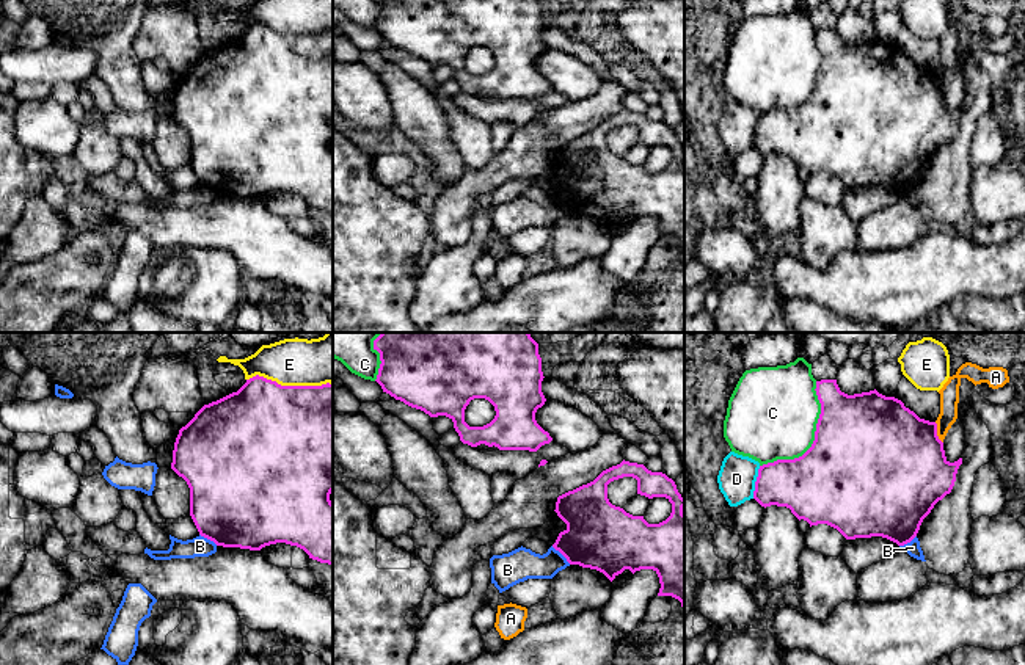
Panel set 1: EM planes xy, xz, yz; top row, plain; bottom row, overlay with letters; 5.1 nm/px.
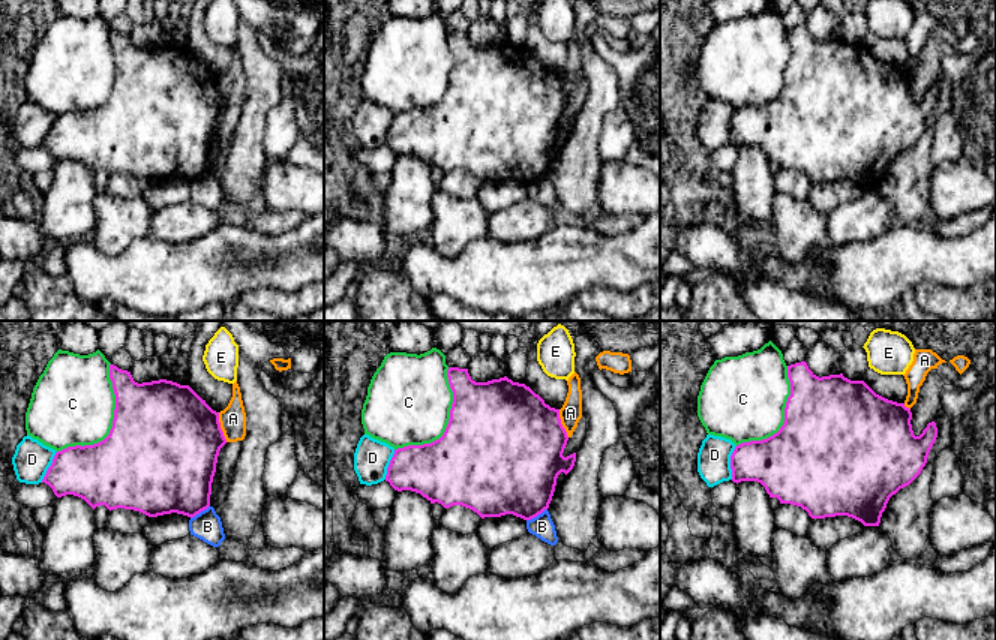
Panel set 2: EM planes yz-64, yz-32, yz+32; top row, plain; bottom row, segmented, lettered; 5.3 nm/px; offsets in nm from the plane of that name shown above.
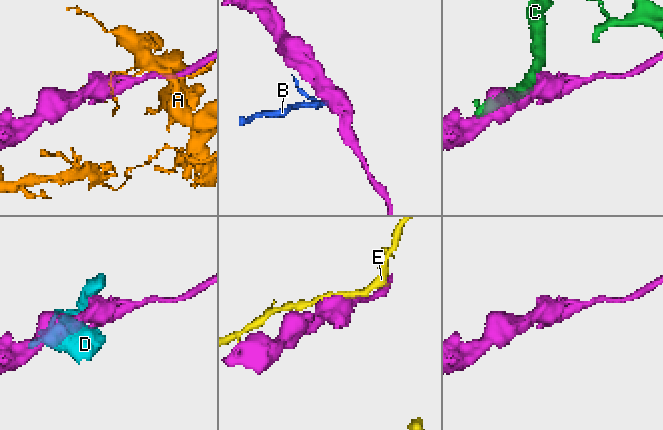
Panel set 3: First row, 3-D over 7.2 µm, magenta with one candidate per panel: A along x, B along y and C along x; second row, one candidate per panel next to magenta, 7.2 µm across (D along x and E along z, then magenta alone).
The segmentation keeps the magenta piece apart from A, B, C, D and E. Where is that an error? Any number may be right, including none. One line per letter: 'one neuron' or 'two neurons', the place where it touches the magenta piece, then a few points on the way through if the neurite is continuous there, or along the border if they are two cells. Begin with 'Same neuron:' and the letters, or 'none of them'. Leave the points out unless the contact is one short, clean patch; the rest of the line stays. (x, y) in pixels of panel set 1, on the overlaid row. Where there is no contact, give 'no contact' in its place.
Same neuron: none of them
A: two neurons; meets magenta in yz at (936, 433)
B: two neurons; meets magenta in xz at (561, 552); border along xz (551, 546), (570, 563)
C: two neurons; meets magenta in yz at (815, 439)
D: two neurons; meets magenta in yz at (755, 482)
E: two neurons; meets magenta in xy at (289, 386)

